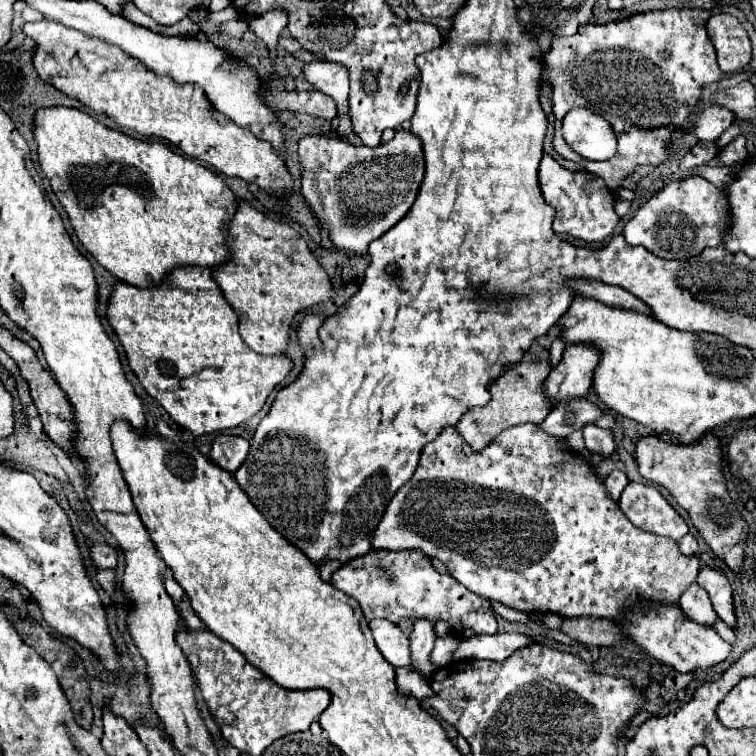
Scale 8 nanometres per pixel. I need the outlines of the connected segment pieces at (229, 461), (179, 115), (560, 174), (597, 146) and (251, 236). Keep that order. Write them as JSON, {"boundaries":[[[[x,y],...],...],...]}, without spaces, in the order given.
{"boundaries":[[[[217,435],[209,457],[225,471],[235,473],[245,461],[249,451],[249,441],[239,435]]],[[[55,21],[25,23],[23,33],[35,41],[33,65],[39,77],[67,97],[81,101],[91,111],[107,115],[119,127],[131,129],[143,137],[165,139],[187,157],[207,163],[227,177],[257,183],[271,195],[281,197],[291,187],[293,177],[273,147],[215,111],[201,87],[177,85],[169,77],[159,77],[147,71],[137,59],[127,57],[119,47],[81,35]]],[[[545,155],[539,167],[539,181],[541,181],[541,191],[545,201],[555,209],[553,231],[557,235],[563,233],[573,235],[587,243],[605,241],[607,237],[611,237],[619,217],[613,211],[613,203],[615,203],[613,193],[605,187],[605,183],[599,177],[567,171],[553,157]]],[[[573,109],[565,115],[563,137],[581,157],[589,161],[607,161],[617,151],[617,139],[611,125],[589,109]]],[[[239,201],[239,209],[229,225],[229,251],[233,251],[231,259],[213,269],[213,277],[239,315],[239,333],[243,341],[261,355],[283,355],[289,345],[289,327],[295,315],[333,299],[333,283],[329,283],[329,275],[293,227],[265,217],[245,201]]]]}

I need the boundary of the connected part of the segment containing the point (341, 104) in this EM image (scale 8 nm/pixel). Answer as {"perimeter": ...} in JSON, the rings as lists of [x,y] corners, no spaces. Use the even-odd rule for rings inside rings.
{"perimeter":[[[311,61],[311,63],[303,63],[301,75],[313,89],[317,89],[325,95],[331,95],[335,99],[337,111],[339,111],[337,135],[345,141],[361,145],[361,139],[357,139],[357,135],[353,135],[351,117],[349,117],[349,73],[347,73],[347,69],[341,67],[339,63]]]}

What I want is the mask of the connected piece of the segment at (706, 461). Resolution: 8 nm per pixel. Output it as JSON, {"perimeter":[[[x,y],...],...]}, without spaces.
{"perimeter":[[[713,433],[705,435],[701,443],[681,445],[659,439],[657,435],[647,435],[637,439],[635,461],[639,465],[641,477],[651,479],[657,485],[663,485],[673,499],[689,513],[693,525],[699,535],[707,541],[719,559],[723,559],[733,571],[743,569],[743,547],[747,525],[739,517],[725,485],[725,477],[721,473],[721,449],[717,445],[717,437]]]}

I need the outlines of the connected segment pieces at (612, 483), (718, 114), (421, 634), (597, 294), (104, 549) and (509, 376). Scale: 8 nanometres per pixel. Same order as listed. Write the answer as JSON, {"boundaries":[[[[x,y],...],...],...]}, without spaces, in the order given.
{"boundaries":[[[[613,471],[613,473],[605,479],[605,489],[607,489],[607,493],[609,493],[611,499],[619,499],[619,495],[621,495],[621,491],[625,489],[627,483],[629,483],[629,479],[627,479],[627,475],[625,475],[623,471]]],[[[707,107],[699,113],[697,121],[689,127],[689,131],[699,139],[699,141],[715,141],[731,123],[733,123],[733,113],[727,111],[725,107]]],[[[419,619],[413,625],[413,631],[409,635],[409,649],[411,649],[411,667],[419,671],[425,679],[429,679],[435,671],[433,663],[429,661],[429,655],[433,651],[435,633],[433,623],[427,619]]],[[[569,279],[569,285],[573,285],[573,289],[585,297],[593,297],[609,307],[623,307],[623,309],[633,309],[633,311],[641,311],[645,315],[649,315],[649,307],[637,299],[635,295],[631,295],[629,291],[615,287],[615,285],[607,285],[601,281],[591,281],[591,279]]],[[[107,543],[101,545],[91,545],[91,559],[95,561],[95,565],[99,569],[117,569],[117,551],[113,547],[109,547]]],[[[533,343],[533,347],[519,363],[511,365],[505,375],[491,383],[491,401],[485,407],[471,409],[459,419],[459,423],[455,425],[457,433],[473,447],[473,451],[483,451],[503,429],[519,423],[541,423],[541,419],[545,419],[545,415],[549,415],[549,411],[553,409],[543,393],[543,381],[547,379],[549,369],[549,353]]]]}

